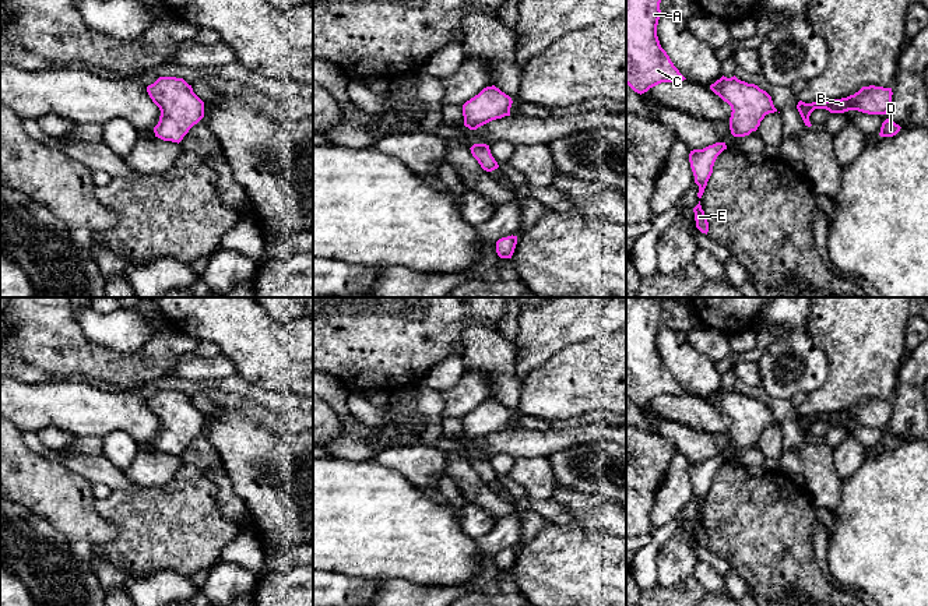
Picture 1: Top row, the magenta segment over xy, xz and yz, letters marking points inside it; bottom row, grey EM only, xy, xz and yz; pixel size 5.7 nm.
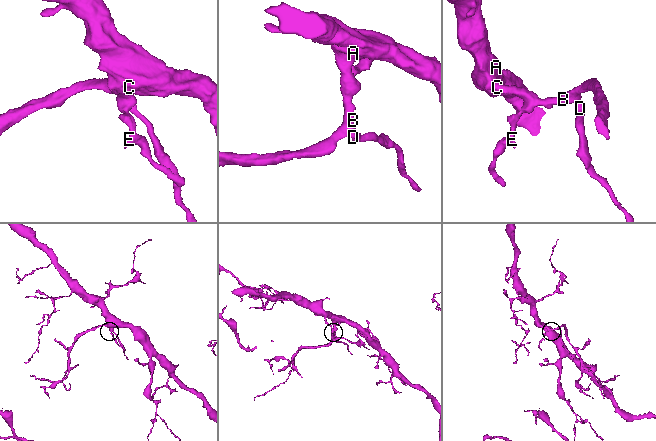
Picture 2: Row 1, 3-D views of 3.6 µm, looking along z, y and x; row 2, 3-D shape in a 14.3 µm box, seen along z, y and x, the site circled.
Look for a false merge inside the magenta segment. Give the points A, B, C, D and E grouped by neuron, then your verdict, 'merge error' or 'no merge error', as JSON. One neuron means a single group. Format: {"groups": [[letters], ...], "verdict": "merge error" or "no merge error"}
{"groups": [["A", "B", "C", "D", "E"]], "verdict": "no merge error"}

